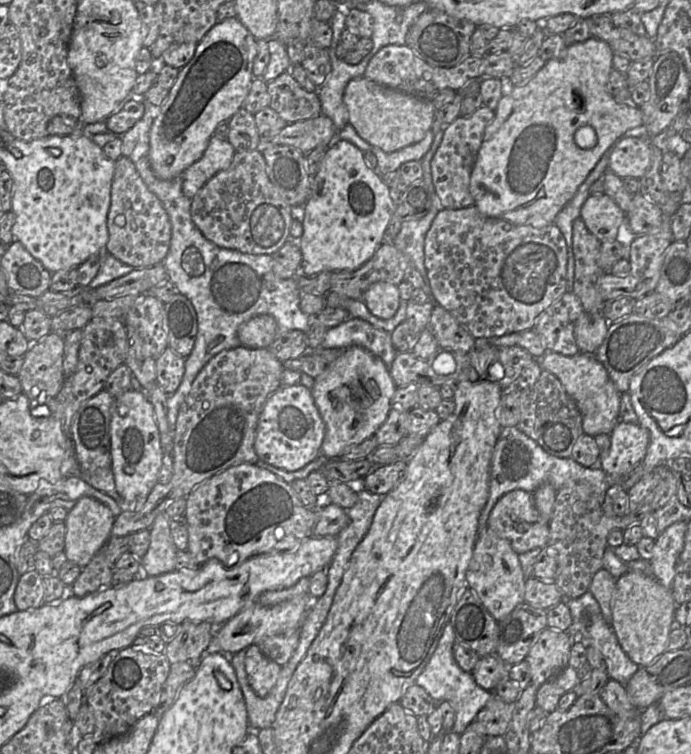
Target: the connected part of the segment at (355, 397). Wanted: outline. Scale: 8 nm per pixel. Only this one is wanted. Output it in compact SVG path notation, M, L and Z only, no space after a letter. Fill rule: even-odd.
M351 346L344 349L342 354L328 364L326 369L314 380L311 392L326 426L320 454L329 459L339 458L349 447L355 446L375 435L392 409L391 399L397 389L385 363L359 346Z

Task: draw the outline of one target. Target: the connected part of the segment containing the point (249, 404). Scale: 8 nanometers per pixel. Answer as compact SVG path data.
M244 346L222 350L200 370L191 389L181 404L174 431L173 473L166 484L157 483L143 504L135 510L125 509L115 518L111 537L121 537L140 530L150 529L155 518L164 512L168 504L188 497L203 481L242 463L256 464L258 456L254 448L259 416L267 399L282 387L283 363L267 348L249 349Z

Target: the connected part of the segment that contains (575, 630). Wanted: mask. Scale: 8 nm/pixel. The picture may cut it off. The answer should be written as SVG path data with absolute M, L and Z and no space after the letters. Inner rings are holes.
M587 591L578 598L567 599L566 602L571 612L572 624L568 631L565 632L568 632L574 638L574 642L581 642L586 647L593 646L597 648L603 656L609 678L626 685L640 667L622 649L612 625L604 619L593 594Z

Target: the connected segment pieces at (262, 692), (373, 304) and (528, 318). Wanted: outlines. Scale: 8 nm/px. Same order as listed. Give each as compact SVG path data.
M253 644L246 649L245 670L248 683L260 697L265 697L275 686L281 667L265 656L258 645Z
M375 282L369 286L362 301L374 316L390 319L396 314L400 299L396 285L387 282Z
M474 204L456 210L442 209L434 218L424 239L424 265L434 303L449 311L475 339L500 337L510 333L521 333L533 329L539 314L568 291L567 261L566 241L555 224L548 224L543 227L515 225L506 220L481 214Z

